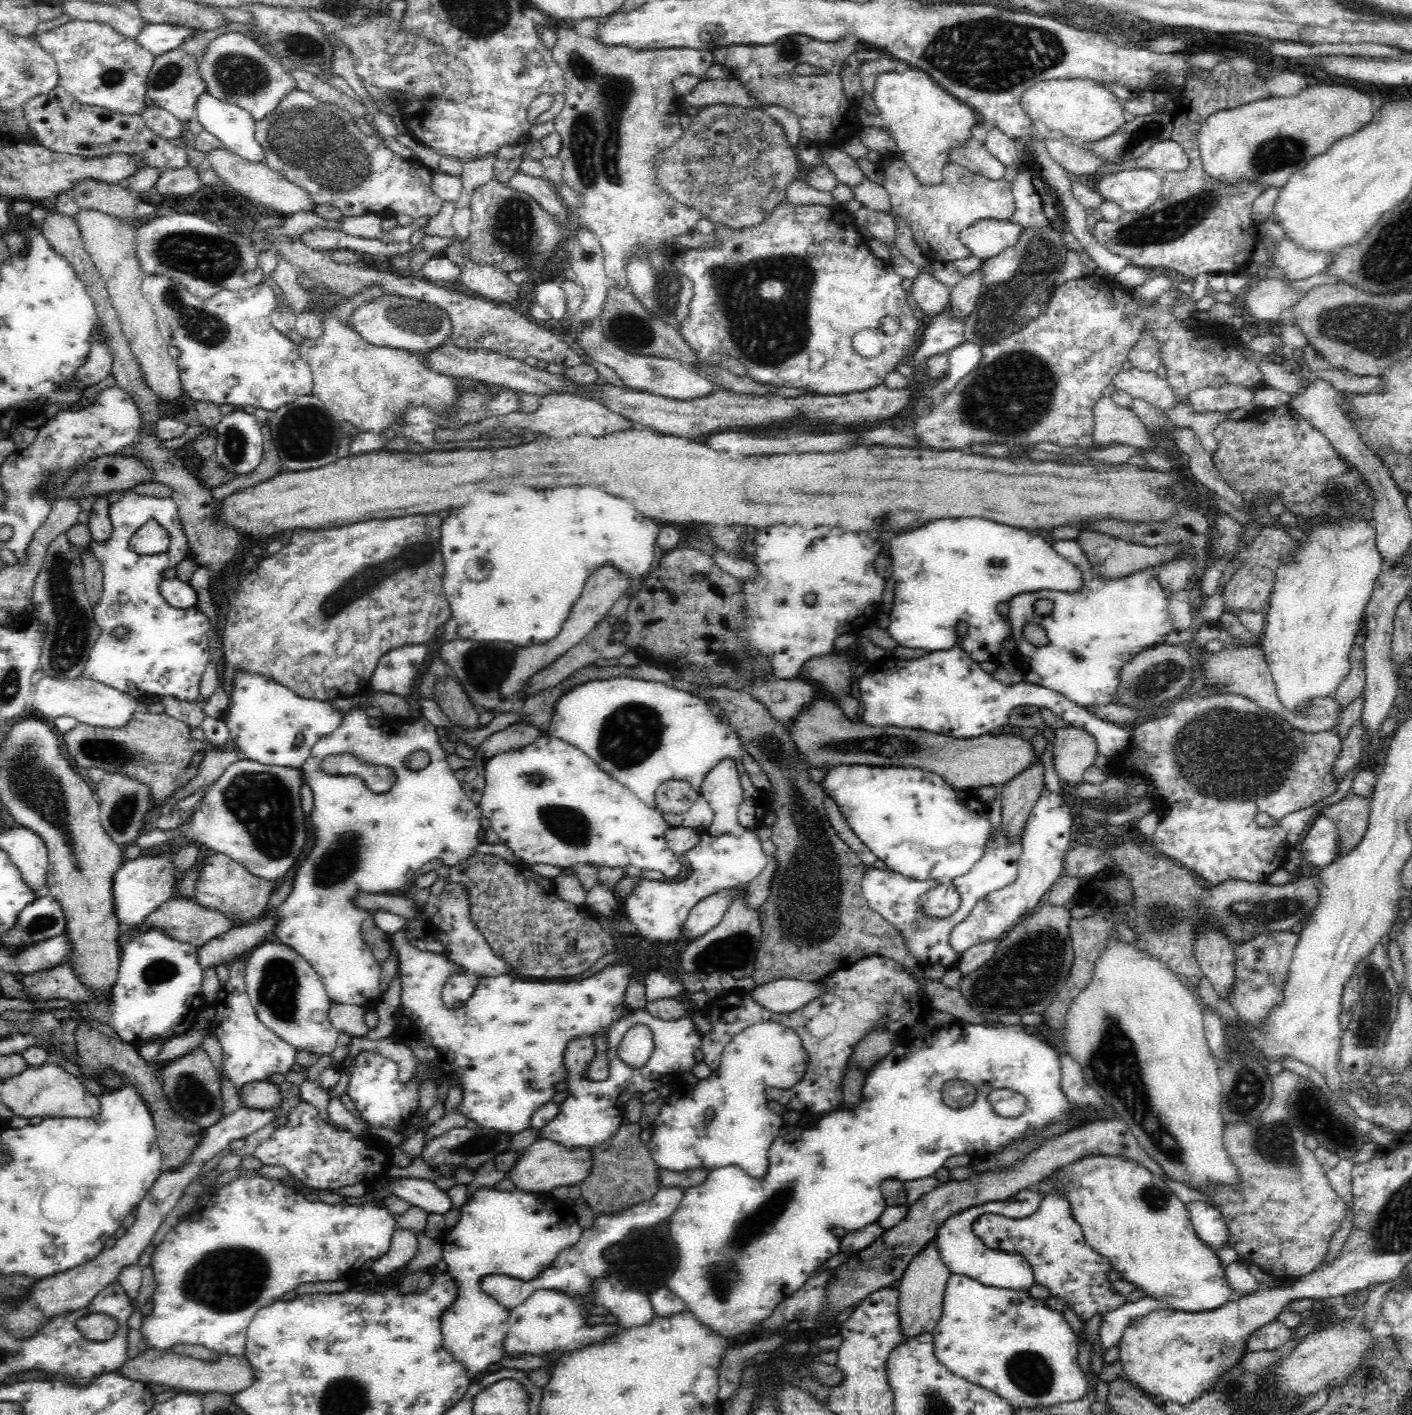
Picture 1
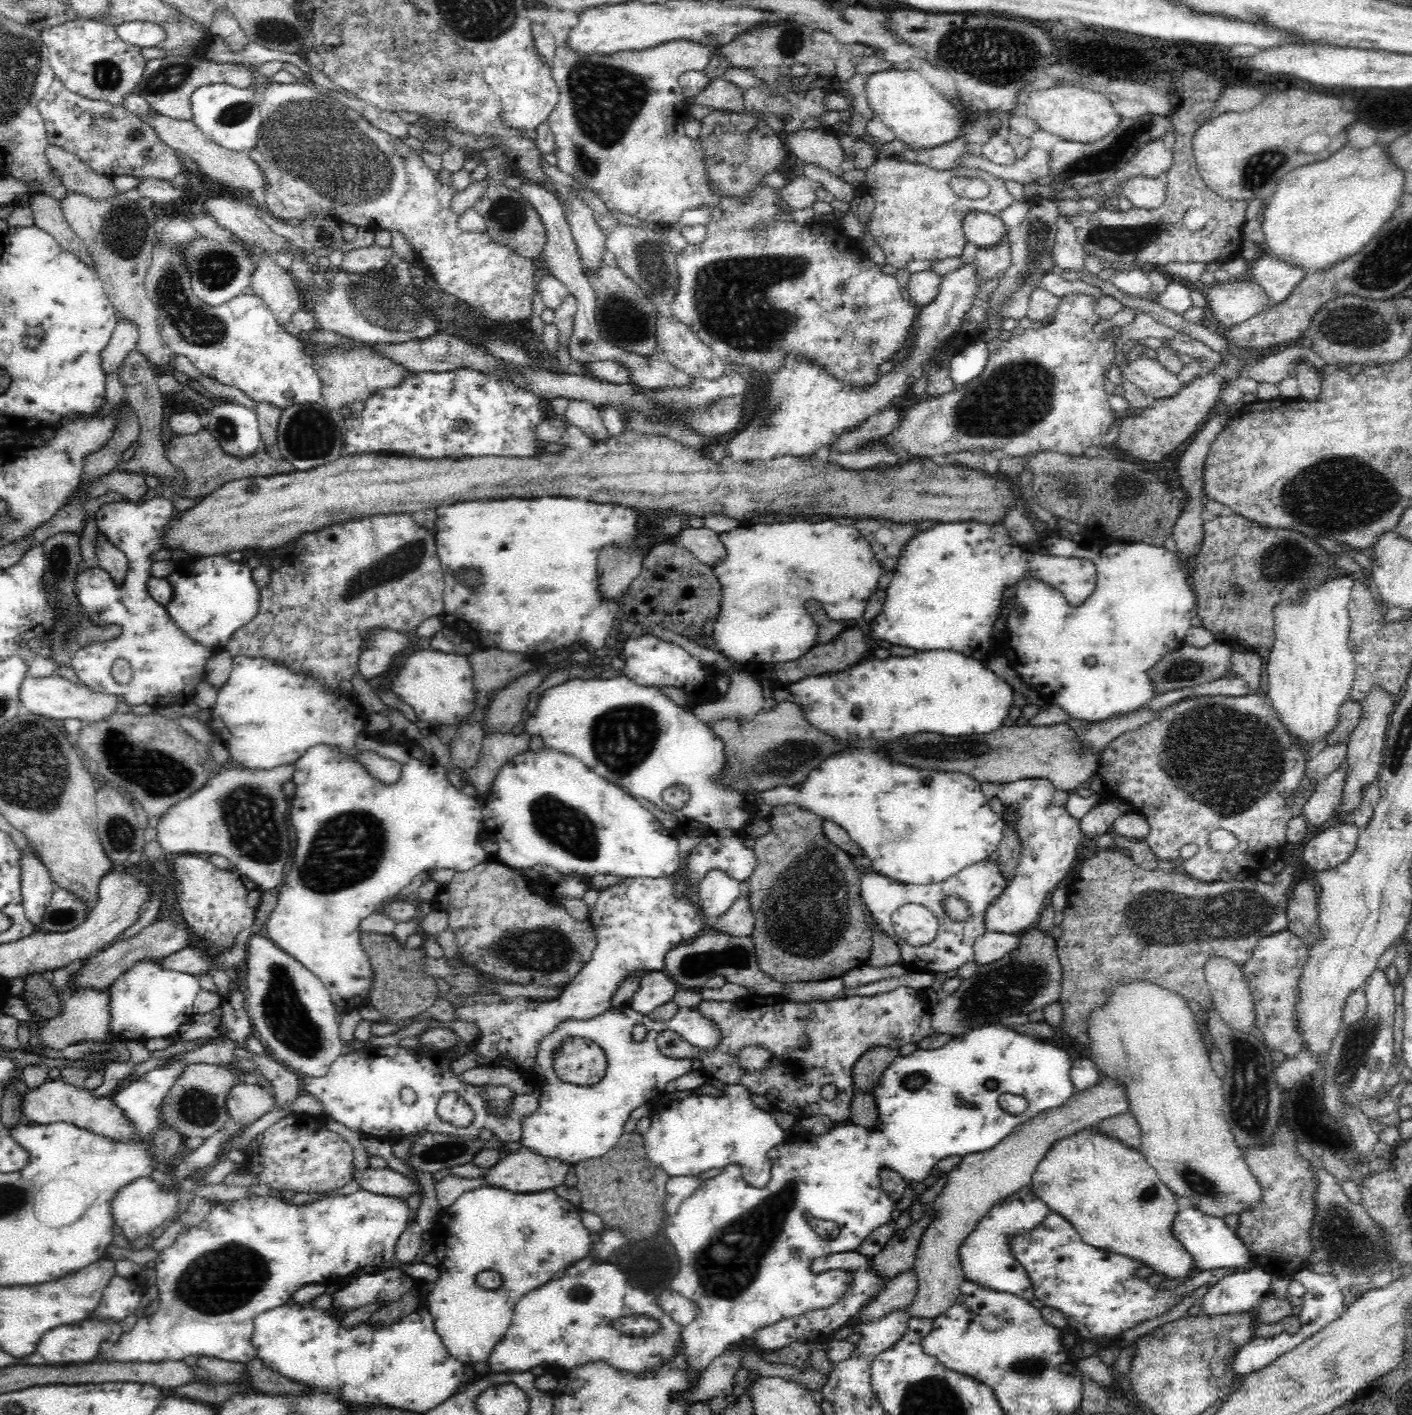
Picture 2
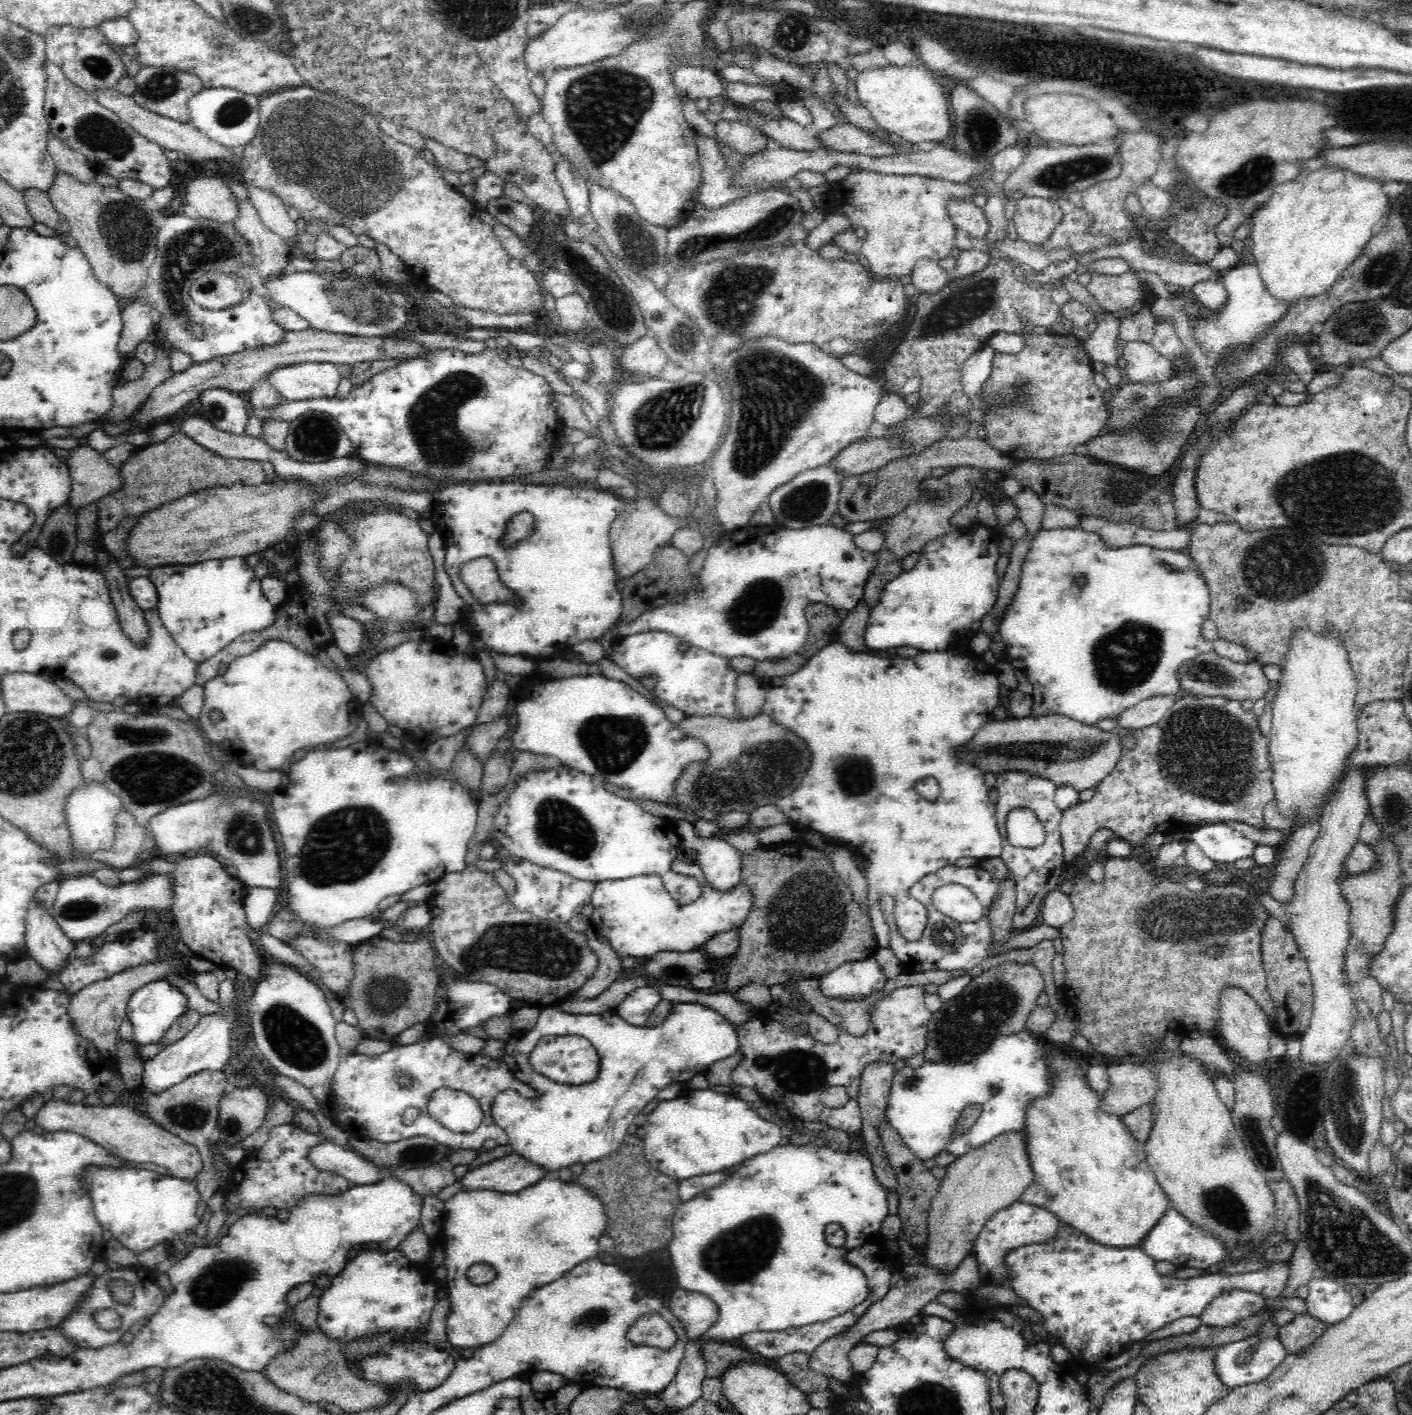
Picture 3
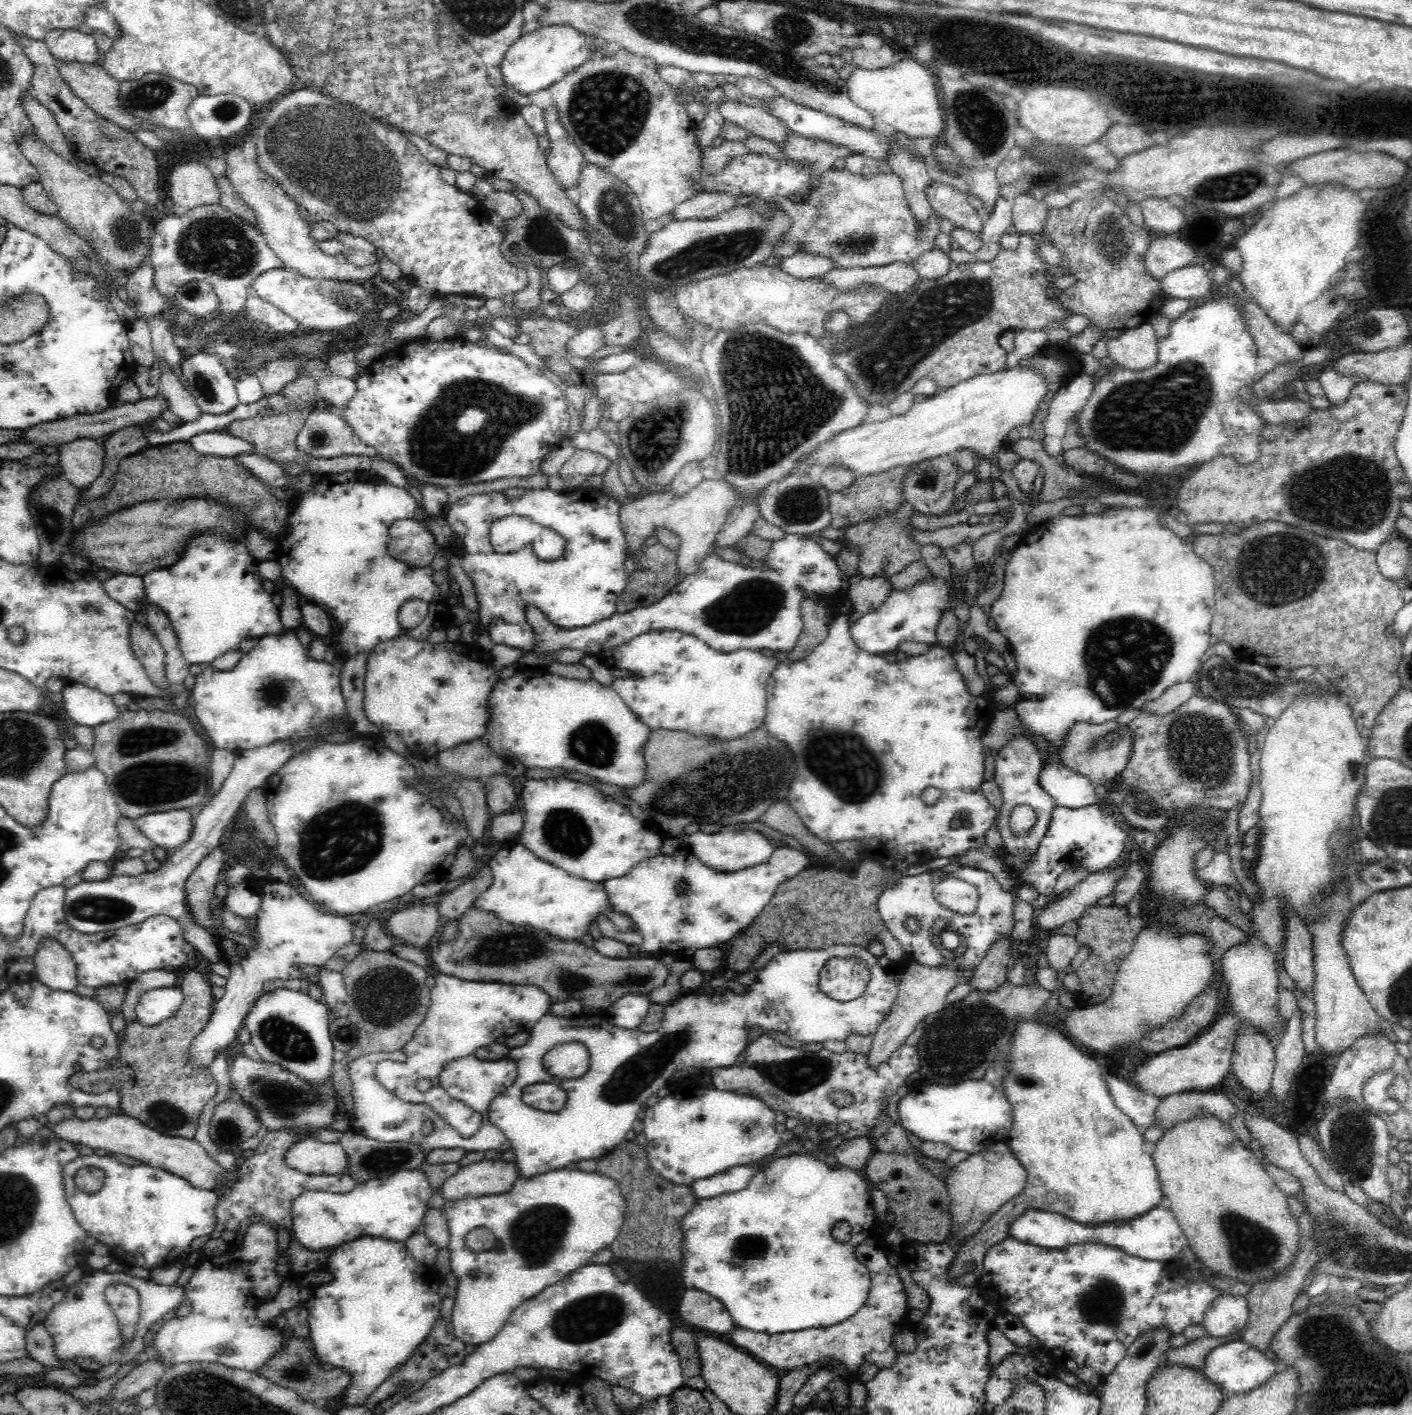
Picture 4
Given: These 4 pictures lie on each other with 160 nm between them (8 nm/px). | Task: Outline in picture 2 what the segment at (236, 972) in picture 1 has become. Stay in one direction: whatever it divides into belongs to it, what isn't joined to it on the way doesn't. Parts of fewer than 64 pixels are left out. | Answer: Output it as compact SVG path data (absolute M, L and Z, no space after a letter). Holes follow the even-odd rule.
M230 992L219 1007L222 1008L222 1034L236 1042L236 1046L244 1046L246 1036L252 1034L252 1026L242 1004L242 992Z

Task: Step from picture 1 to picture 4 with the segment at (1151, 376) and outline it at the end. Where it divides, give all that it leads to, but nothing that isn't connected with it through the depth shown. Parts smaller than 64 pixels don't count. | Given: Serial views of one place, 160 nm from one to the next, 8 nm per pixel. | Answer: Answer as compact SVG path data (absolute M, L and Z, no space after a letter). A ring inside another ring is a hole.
M1147 322L1141 326L1122 331L1107 344L1108 357L1113 365L1132 371L1150 369L1157 364L1159 344L1156 332Z

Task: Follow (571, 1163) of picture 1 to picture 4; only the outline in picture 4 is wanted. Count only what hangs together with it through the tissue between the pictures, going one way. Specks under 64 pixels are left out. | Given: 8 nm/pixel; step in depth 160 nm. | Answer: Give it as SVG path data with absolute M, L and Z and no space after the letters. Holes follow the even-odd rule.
M484 1158L477 1163L460 1167L456 1174L450 1175L442 1182L437 1192L444 1202L502 1194L510 1190L517 1179L520 1178L514 1163Z

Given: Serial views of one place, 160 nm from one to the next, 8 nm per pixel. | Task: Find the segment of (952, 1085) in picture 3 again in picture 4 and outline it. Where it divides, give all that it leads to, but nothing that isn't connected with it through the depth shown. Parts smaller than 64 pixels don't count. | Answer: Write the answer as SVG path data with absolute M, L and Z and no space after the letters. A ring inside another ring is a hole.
M1000 1058L982 1080L966 1080L954 1086L916 1082L906 1096L897 1102L906 1133L916 1134L921 1141L939 1142L954 1150L976 1154L987 1146L1004 1142L1012 1128L1012 1109L1004 1097L1002 1078L1006 1074L1006 1058Z

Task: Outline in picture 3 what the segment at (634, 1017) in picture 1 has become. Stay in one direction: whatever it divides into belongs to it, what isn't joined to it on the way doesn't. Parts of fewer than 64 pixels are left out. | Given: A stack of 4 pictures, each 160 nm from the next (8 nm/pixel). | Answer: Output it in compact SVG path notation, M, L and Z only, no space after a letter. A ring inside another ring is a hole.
M682 1002L682 1003L672 1003L672 1008L670 1008L670 1014L665 1018L664 1022L660 1025L652 1026L634 1026L632 1023L624 1021L623 1018L618 1017L615 1014L614 1010L608 1010L602 1014L568 1014L559 1009L557 1006L550 1006L546 1008L540 1008L536 1020L536 1024L530 1028L530 1031L516 1034L507 1041L507 1045L504 1049L502 1059L510 1067L510 1072L523 1084L529 1085L532 1089L536 1090L537 1097L535 1099L526 1099L518 1094L516 1090L504 1090L499 1094L496 1094L495 1098L492 1098L491 1103L491 1116L492 1120L496 1122L496 1125L500 1125L500 1128L504 1130L506 1136L508 1137L507 1144L512 1146L512 1152L522 1155L525 1159L528 1159L531 1163L534 1163L547 1172L554 1172L554 1170L560 1170L560 1168L566 1168L566 1166L572 1166L572 1164L586 1164L586 1162L597 1161L600 1162L608 1153L611 1153L613 1150L616 1150L622 1142L628 1138L626 1130L634 1122L634 1116L639 1112L642 1112L642 1108L648 1104L660 1090L665 1089L667 1086L672 1085L673 1083L679 1083L681 1080L678 1076L682 1078L689 1078L691 1075L694 1075L696 1072L702 1072L707 1066L711 1064L716 1064L718 1061L721 1061L723 1058L732 1056L733 1054L738 1053L739 1050L739 1040L737 1032L735 1031L734 1025L730 1021L726 1020L722 1015L719 1014L717 1010L708 1008L707 1005L698 1004L697 1002ZM544 1036L580 1036L586 1038L586 1040L592 1043L592 1046L596 1049L596 1054L598 1055L598 1074L592 1082L587 1084L580 1084L579 1086L573 1085L564 1085L558 1084L550 1080L546 1075L541 1075L535 1071L535 1068L532 1068L529 1058L530 1053L533 1051L533 1048L538 1044L538 1041Z

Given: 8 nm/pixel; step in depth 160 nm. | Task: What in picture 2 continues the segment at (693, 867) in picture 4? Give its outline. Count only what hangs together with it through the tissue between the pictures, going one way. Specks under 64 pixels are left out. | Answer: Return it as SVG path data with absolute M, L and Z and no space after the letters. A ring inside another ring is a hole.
M673 875L654 879L641 877L624 878L613 886L599 890L598 900L588 914L588 920L590 920L592 930L594 930L594 934L598 939L596 950L591 960L585 964L574 980L563 987L558 1000L554 1000L554 1002L532 1002L532 1000L520 998L520 1000L512 1002L510 1006L502 1004L498 996L492 996L492 988L490 988L488 982L484 984L486 992L484 992L484 986L478 986L480 984L478 980L482 980L480 973L476 972L476 969L464 965L464 962L460 961L457 956L454 957L454 960L450 960L448 964L442 958L440 960L428 958L426 964L424 964L428 974L432 974L433 978L444 976L452 986L448 996L446 996L448 1002L456 1002L458 994L470 996L476 1002L472 1006L458 1008L456 1014L458 1014L460 1020L474 1022L480 1028L480 1036L472 1042L472 1048L476 1048L476 1052L480 1054L480 1066L490 1066L490 1068L508 1066L510 1070L521 1074L522 1072L530 1072L532 1070L532 1058L534 1058L534 1052L536 1052L536 1042L539 1042L544 1034L552 1032L557 1025L560 1025L560 1022L568 1021L568 1018L586 1020L586 1018L592 1018L592 1016L599 1016L604 1013L608 1008L611 1008L612 994L616 993L616 988L620 986L620 981L624 981L624 978L637 973L663 971L664 956L672 948L689 942L693 938L698 938L706 930L707 925L705 924L705 916L703 916L703 912L699 908L697 890L696 894L689 894L687 890L684 890L680 896L676 896L674 892L678 882L675 883L672 880Z

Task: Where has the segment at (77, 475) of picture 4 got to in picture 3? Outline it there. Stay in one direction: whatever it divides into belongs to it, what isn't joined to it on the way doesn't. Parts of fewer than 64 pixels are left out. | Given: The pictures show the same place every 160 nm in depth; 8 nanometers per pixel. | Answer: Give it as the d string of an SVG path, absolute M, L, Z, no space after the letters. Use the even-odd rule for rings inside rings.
M88 444L69 450L67 456L64 461L70 476L69 506L74 511L120 490L119 471Z

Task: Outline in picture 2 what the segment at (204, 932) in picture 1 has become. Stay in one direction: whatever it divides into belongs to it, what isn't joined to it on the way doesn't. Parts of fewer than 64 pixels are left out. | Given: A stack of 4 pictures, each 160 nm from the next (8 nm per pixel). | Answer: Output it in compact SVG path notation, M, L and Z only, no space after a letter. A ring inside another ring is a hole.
M163 919L154 921L143 929L138 936L130 940L114 942L112 946L105 947L102 951L90 957L90 960L79 971L75 972L77 978L77 990L92 987L96 990L106 990L126 970L136 962L144 961L144 958L155 958L160 960L166 955L178 952L191 945L190 930L185 926L176 924L174 920Z

